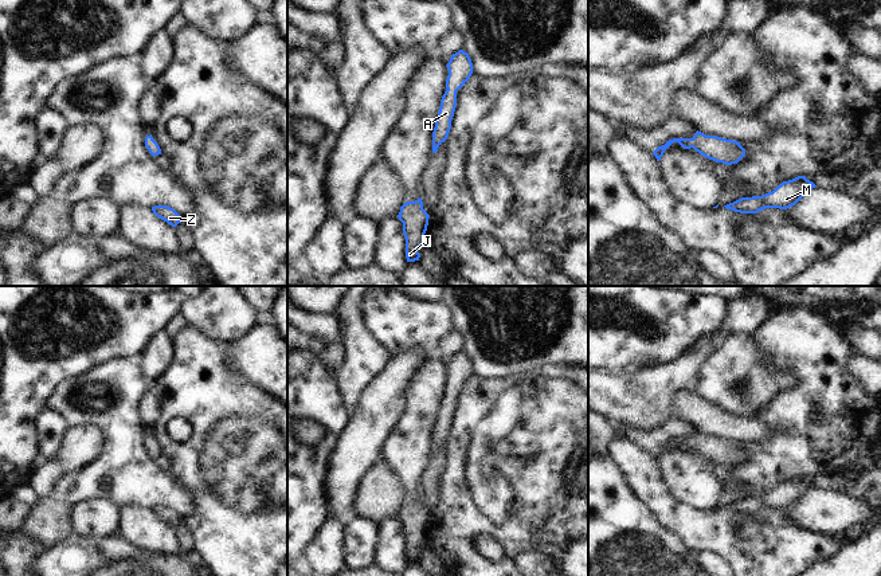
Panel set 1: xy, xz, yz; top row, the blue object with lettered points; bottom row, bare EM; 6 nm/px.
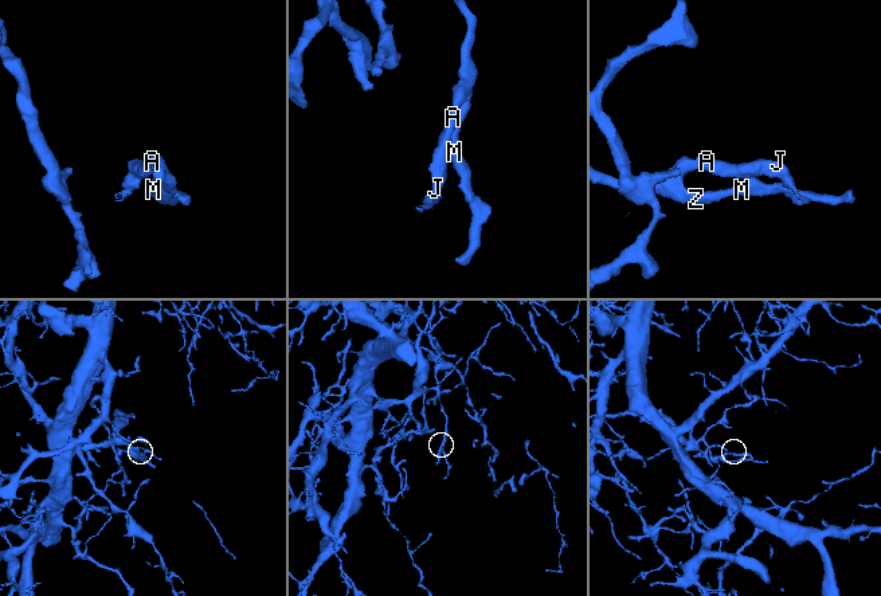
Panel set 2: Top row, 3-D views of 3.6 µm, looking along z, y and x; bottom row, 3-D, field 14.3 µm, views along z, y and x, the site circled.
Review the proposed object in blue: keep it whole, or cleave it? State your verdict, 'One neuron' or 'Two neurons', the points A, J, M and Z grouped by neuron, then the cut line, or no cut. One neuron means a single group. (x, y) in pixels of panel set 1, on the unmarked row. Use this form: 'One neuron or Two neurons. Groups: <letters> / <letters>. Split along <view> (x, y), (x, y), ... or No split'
One neuron. Groups: A J M Z. No split

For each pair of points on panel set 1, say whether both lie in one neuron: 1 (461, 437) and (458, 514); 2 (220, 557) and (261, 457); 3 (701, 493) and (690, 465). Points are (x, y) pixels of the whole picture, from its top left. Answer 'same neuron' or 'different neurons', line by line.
1: same neuron
2: same neuron
3: same neuron

